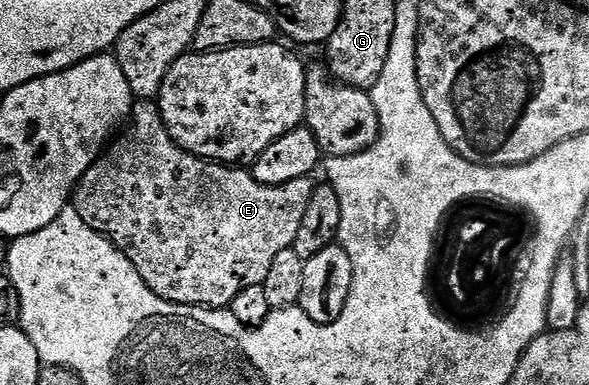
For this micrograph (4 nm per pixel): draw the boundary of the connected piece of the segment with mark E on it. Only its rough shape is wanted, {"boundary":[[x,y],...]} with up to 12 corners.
{"boundary":[[160,109],[81,177],[72,209],[155,296],[225,308],[311,204],[188,154]]}

